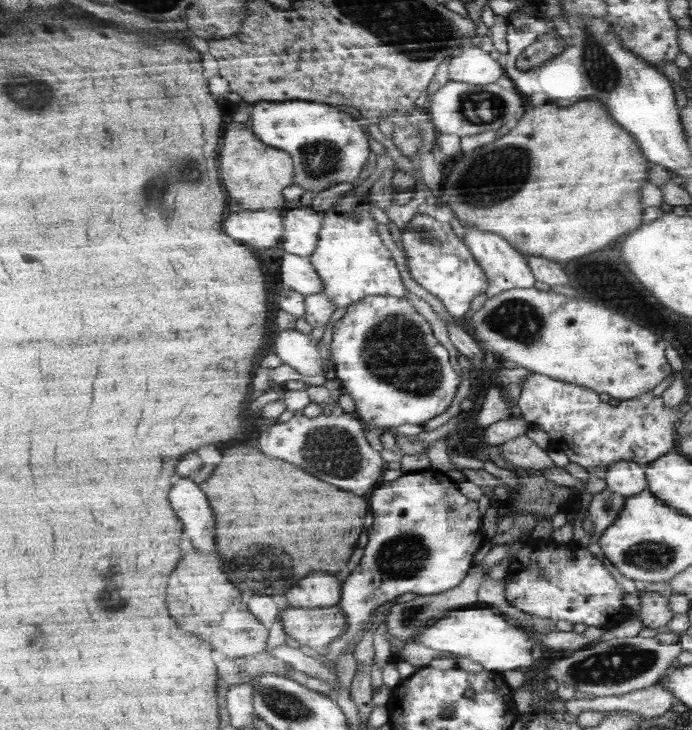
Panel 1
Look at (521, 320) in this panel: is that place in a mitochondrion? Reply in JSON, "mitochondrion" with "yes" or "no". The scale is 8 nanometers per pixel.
{"mitochondrion":"yes"}

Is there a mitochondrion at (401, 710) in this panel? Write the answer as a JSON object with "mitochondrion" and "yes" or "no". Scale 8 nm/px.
{"mitochondrion":"no"}

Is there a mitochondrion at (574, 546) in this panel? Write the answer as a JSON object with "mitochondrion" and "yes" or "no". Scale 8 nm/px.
{"mitochondrion":"no"}

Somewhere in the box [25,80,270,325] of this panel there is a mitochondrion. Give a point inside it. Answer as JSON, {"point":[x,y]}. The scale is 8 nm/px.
{"point":[182,165]}

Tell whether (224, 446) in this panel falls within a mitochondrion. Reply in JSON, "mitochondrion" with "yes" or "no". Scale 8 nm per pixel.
{"mitochondrion":"no"}

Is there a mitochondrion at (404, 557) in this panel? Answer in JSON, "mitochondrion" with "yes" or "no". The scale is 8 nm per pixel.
{"mitochondrion":"yes"}

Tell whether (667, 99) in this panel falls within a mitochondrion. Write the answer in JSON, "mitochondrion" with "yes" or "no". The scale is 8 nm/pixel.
{"mitochondrion":"no"}

